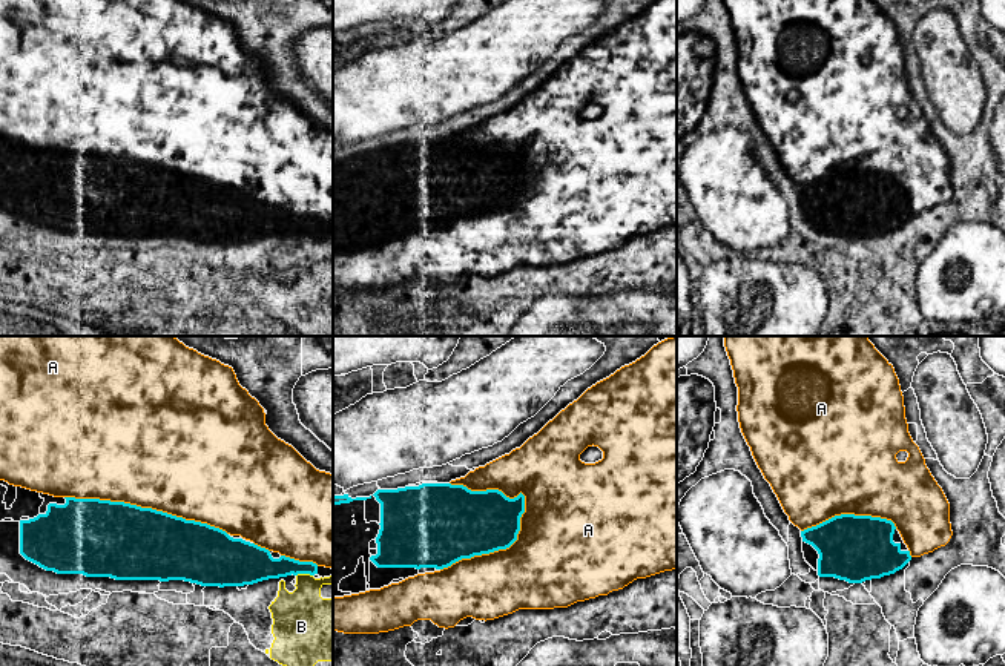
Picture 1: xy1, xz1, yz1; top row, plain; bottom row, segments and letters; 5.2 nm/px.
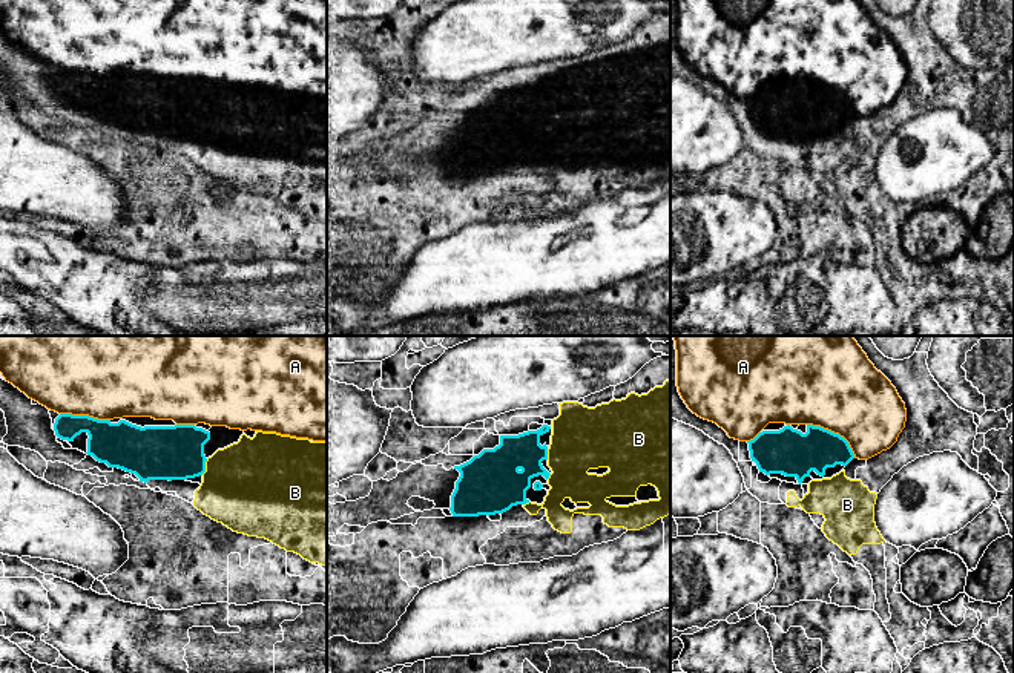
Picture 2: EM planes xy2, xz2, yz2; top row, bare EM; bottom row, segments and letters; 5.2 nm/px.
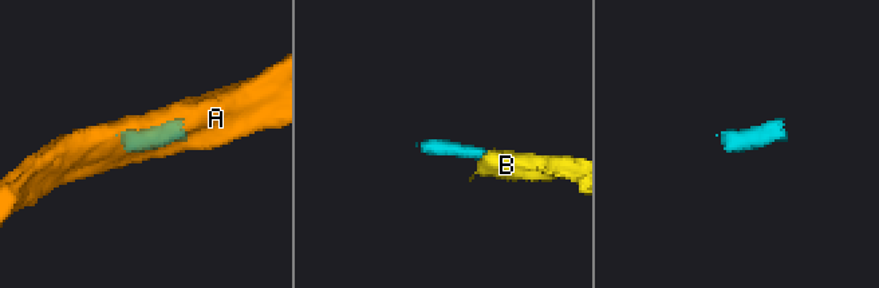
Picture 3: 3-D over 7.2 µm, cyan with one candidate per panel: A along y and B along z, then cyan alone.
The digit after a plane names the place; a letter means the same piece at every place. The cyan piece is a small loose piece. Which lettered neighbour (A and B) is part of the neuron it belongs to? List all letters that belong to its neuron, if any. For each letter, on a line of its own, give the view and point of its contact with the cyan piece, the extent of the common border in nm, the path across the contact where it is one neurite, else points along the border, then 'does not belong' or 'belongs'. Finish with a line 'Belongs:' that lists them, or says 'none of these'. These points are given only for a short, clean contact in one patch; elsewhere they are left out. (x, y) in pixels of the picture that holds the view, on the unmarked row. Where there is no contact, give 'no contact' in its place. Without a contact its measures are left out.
A: xz1 (499, 204) | 600 nm | does not belong
B: xy1 (304, 229) | 90 nm | across xy1 (258, 221), (295, 223), (304, 229), (303, 276) | belongs
Belongs: B

